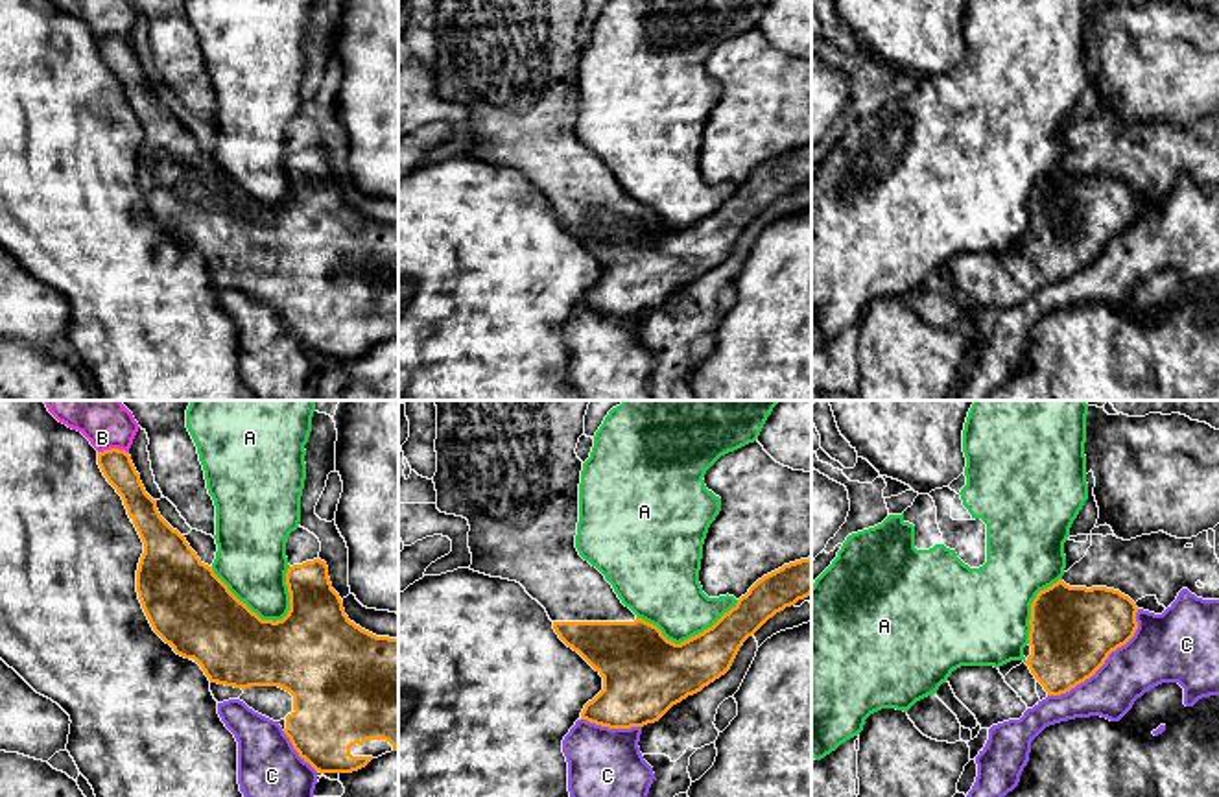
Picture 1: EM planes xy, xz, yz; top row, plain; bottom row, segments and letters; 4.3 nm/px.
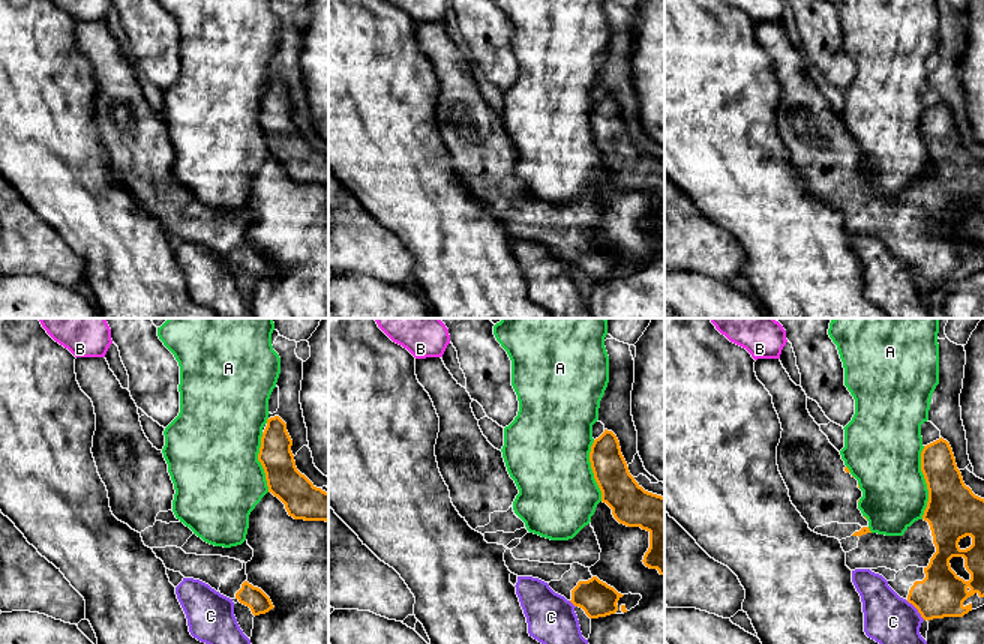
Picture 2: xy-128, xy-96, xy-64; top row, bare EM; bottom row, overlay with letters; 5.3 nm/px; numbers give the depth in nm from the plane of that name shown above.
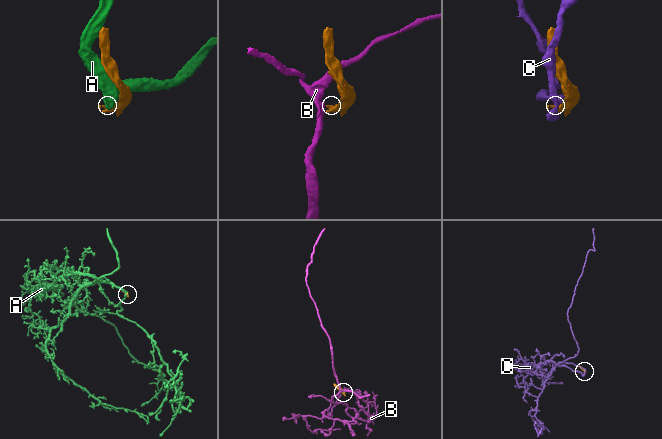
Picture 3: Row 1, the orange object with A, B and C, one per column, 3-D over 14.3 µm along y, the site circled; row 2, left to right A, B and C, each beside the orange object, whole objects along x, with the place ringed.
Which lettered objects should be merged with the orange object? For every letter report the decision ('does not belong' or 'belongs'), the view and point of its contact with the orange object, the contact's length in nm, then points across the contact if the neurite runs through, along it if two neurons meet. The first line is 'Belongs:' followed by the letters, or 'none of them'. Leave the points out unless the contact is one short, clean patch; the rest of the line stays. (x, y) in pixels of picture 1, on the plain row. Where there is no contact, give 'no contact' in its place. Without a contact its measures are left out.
Belongs: none of them
A: does not belong; contact xy (246, 192); length 400 nm
B: does not belong; contact xy (113, 35); length 140 nm; border xy (128, 37), (104, 35), (98, 39)
C: does not belong; contact yz (1103, 249); length 550 nm

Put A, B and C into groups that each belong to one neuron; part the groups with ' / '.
A / B / C

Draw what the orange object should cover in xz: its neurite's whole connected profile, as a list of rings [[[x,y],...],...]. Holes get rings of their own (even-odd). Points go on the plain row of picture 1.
[[[437,0],[437,96],[468,107],[468,135],[474,159],[520,170],[553,208],[559,225],[577,238],[601,264],[603,277],[585,291],[581,306],[631,315],[658,308],[673,291],[725,262],[743,229],[769,205],[811,181],[811,144],[800,146],[758,166],[712,214],[675,231],[662,218],[621,190],[605,162],[575,135],[579,70],[583,48],[575,35],[585,20],[586,0]]]

